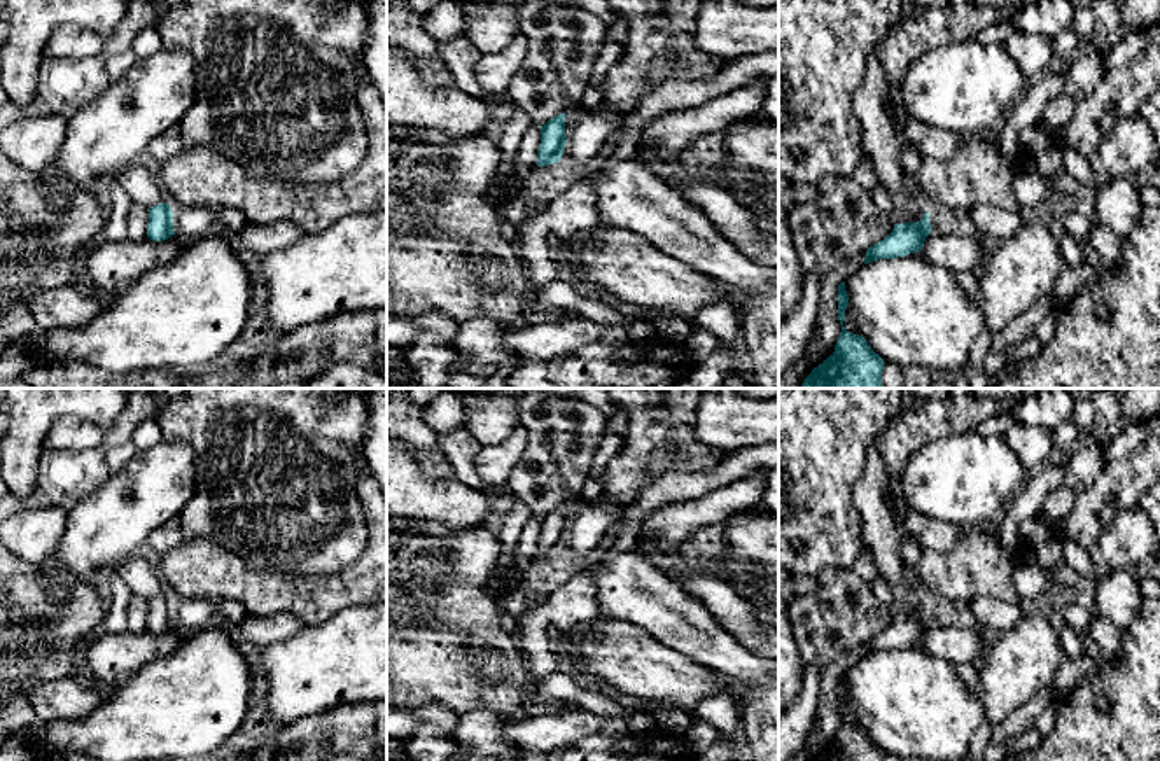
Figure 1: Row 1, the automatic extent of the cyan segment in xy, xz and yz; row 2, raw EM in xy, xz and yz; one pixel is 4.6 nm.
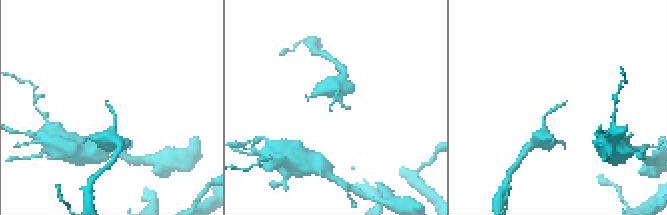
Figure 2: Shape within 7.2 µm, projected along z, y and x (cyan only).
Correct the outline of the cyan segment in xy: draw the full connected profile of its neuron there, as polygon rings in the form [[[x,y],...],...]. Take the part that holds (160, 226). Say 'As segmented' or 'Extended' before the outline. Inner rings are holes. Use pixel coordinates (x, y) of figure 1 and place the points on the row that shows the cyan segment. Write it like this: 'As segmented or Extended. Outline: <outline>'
As segmented. Outline: [[[159,203],[149,208],[147,212],[149,212],[147,238],[154,241],[163,241],[175,234],[173,212],[170,205]]]

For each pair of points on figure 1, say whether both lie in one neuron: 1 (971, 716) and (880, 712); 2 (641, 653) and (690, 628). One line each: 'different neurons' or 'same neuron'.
1: same neuron
2: different neurons

